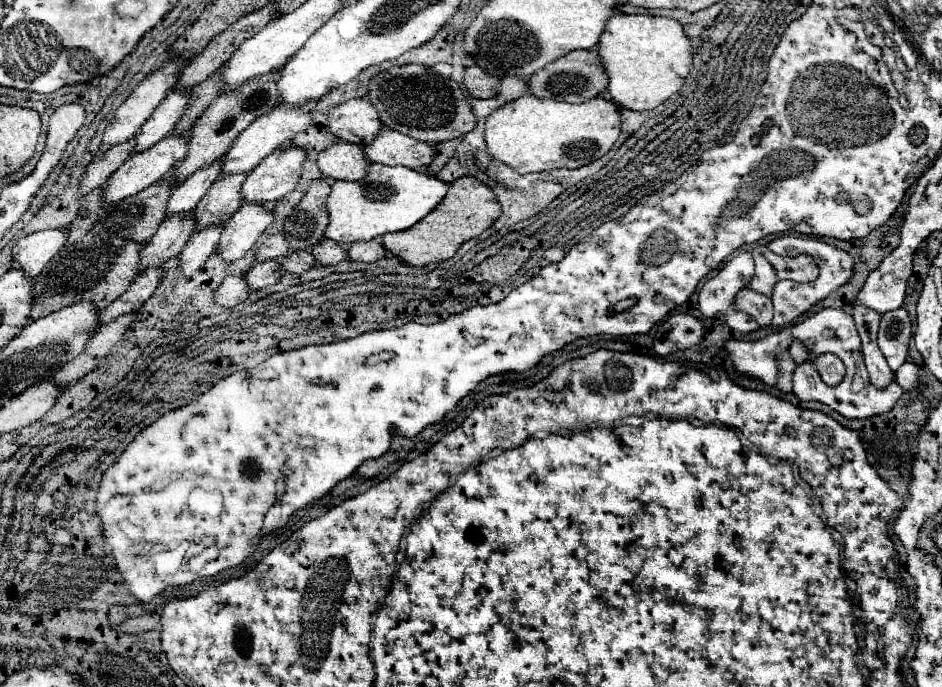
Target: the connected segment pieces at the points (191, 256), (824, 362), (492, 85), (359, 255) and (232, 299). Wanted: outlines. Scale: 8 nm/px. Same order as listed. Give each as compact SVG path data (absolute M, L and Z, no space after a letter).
M225 221L215 227L205 227L203 231L195 231L189 237L183 253L179 255L179 267L185 275L193 275L203 267L207 257L215 251L223 227L225 227Z
M825 353L825 355L817 357L815 365L817 365L817 371L819 371L821 379L831 387L839 385L843 381L843 377L845 377L845 365L837 355Z
M467 67L465 75L463 75L463 83L467 87L467 91L473 97L479 99L487 99L487 97L495 97L499 91L499 83L501 79L495 75L489 75L487 71L483 71L481 67Z
M373 239L371 243L353 243L349 249L351 261L363 261L363 263L373 263L385 257L385 247L381 245L381 239Z
M231 275L231 277L225 277L223 285L215 291L215 295L217 295L215 301L219 305L235 307L249 297L249 287L247 287L247 281L243 279L243 275Z

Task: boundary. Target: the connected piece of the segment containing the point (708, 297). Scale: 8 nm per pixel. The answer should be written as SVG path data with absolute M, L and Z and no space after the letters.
M740 252L739 255L735 255L731 261L725 263L725 267L713 277L709 279L703 289L699 291L699 309L705 317L721 317L733 331L739 331L739 333L751 333L751 331L757 331L759 325L753 317L749 317L747 313L743 311L737 311L735 309L735 295L737 291L751 279L751 275L754 273L754 260L749 252Z

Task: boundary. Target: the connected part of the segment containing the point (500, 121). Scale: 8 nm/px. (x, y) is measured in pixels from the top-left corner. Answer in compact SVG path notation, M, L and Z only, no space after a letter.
M525 95L489 115L485 123L485 141L489 153L517 173L551 171L559 167L575 169L603 157L617 141L621 133L619 125L621 117L617 103L601 97L571 105Z

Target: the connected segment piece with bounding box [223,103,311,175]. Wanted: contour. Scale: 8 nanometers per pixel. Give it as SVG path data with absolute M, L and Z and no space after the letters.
M303 103L303 107L275 107L273 111L255 119L231 145L231 149L223 155L223 175L231 173L249 173L257 167L261 159L271 155L277 147L291 141L299 131L311 125L311 103Z

